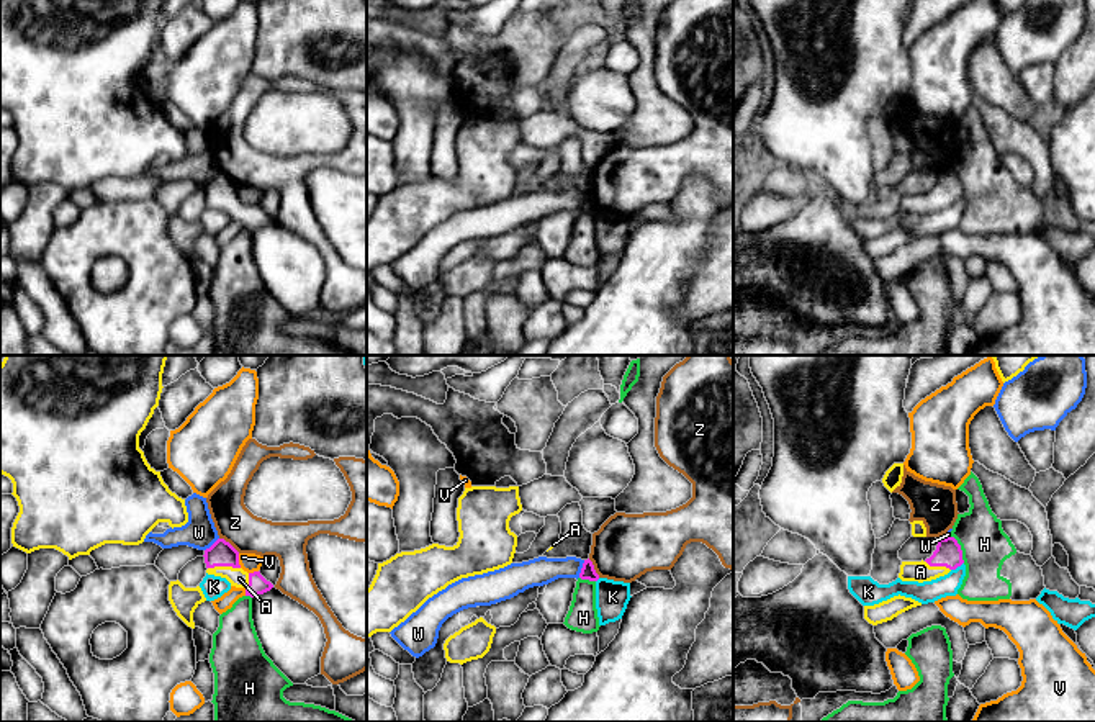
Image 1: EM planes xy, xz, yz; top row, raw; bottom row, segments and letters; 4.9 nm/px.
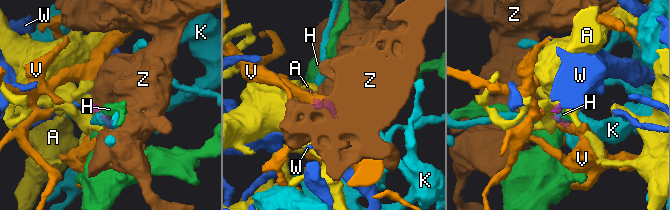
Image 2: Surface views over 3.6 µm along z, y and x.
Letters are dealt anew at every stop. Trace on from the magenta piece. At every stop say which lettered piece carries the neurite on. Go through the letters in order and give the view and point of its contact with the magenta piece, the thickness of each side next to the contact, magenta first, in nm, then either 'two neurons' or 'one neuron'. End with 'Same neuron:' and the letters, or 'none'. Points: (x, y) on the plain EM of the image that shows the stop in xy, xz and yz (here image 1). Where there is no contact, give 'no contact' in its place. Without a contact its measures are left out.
A: meets magenta in xy at (223, 198); 130 nm thick on the magenta side, 90 nm on the other; one neuron
H: meets magenta in yz at (959, 182); 130 nm thick on the magenta side, 240 nm on the other; two neurons
K: meets magenta in yz at (956, 200); 130 nm thick on the magenta side, 110 nm on the other; two neurons
V: meets magenta in xy at (238, 194); 130 nm thick on the magenta side, 100 nm on the other; two neurons
W: meets magenta in xz at (581, 202); 70 nm thick on the magenta side, 140 nm on the other; two neurons
Z: meets magenta in xy at (228, 175); 130 nm thick on the magenta side, 190 nm on the other; two neurons
Same neuron: A

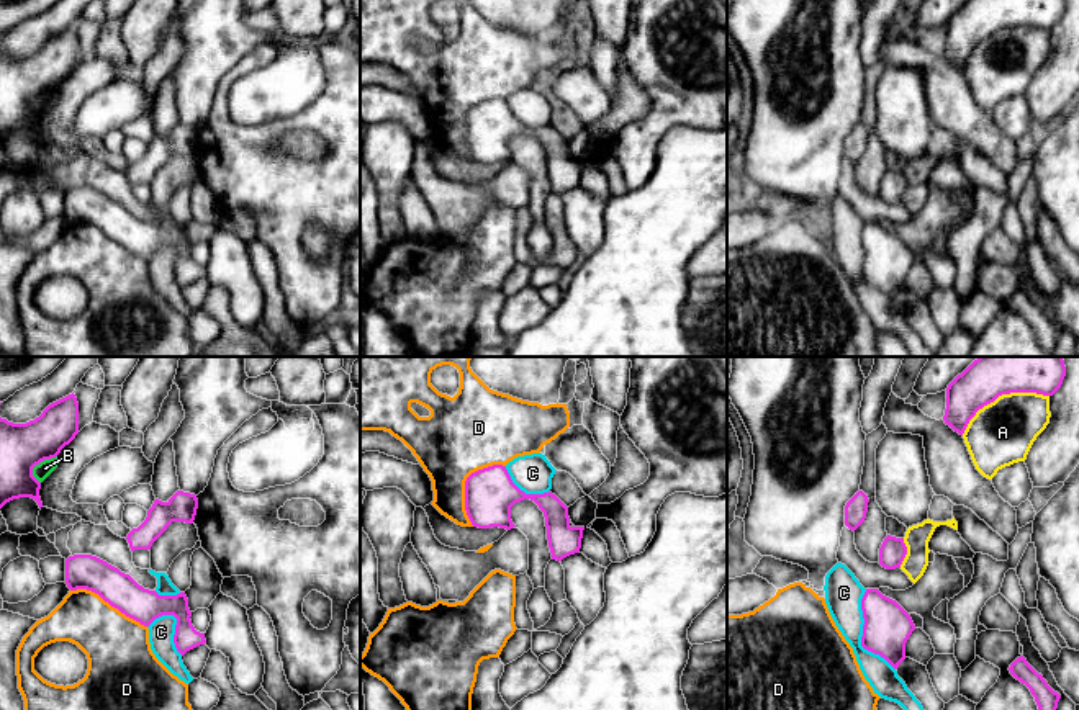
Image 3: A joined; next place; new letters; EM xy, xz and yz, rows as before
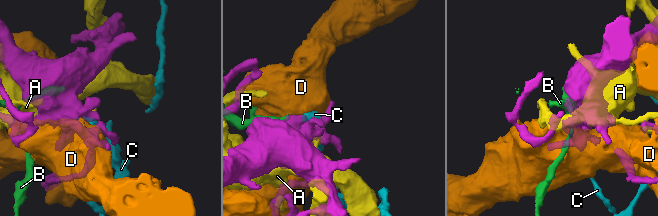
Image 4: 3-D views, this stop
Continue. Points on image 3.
A: meets magenta in yz at (1001, 28); 200 nm thick on the magenta side, 320 nm on the other; two neurons
B: meets magenta in xy at (36, 97); 220 nm thick on the magenta side, 80 nm on the other; two neurons
C: meets magenta in yz at (863, 267); 220 nm thick on the magenta side, 190 nm on the other; two neurons
D: meets magenta in xz at (465, 116); 260 nm thick on the magenta side, 380 nm on the other; two neurons
Same neuron: none

